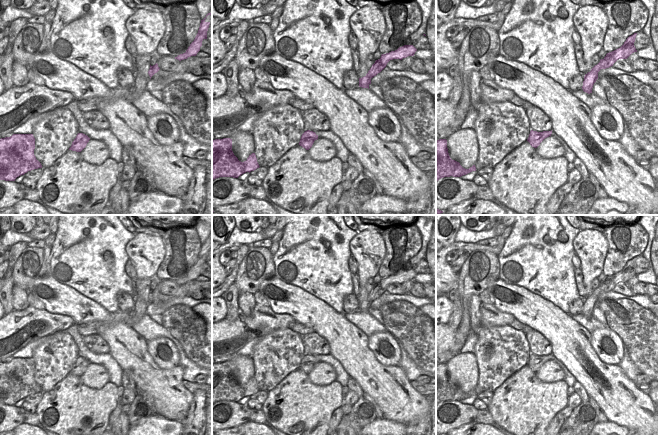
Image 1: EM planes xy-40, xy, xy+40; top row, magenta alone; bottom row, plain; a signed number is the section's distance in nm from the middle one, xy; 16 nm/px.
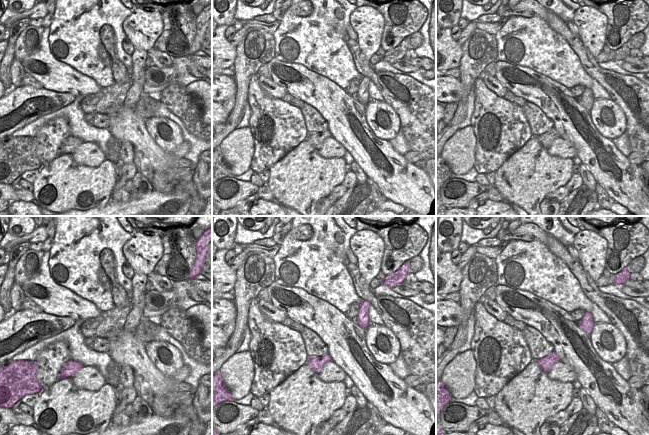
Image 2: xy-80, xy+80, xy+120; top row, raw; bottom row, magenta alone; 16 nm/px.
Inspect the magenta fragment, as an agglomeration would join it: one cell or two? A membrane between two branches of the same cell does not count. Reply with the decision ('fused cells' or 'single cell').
single cell

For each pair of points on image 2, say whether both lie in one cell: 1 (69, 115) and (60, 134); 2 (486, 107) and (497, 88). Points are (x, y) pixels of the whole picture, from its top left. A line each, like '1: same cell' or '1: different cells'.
1: different cells
2: different cells

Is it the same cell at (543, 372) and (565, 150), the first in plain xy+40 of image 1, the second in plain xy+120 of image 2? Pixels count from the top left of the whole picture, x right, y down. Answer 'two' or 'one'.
one

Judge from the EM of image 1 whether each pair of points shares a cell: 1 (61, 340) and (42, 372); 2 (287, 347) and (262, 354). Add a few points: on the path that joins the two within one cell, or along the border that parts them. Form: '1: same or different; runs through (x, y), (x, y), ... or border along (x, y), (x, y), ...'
1: same; runs through (59, 348), (59, 352), (50, 364)
2: same; runs through (281, 351), (277, 354), (268, 354)

